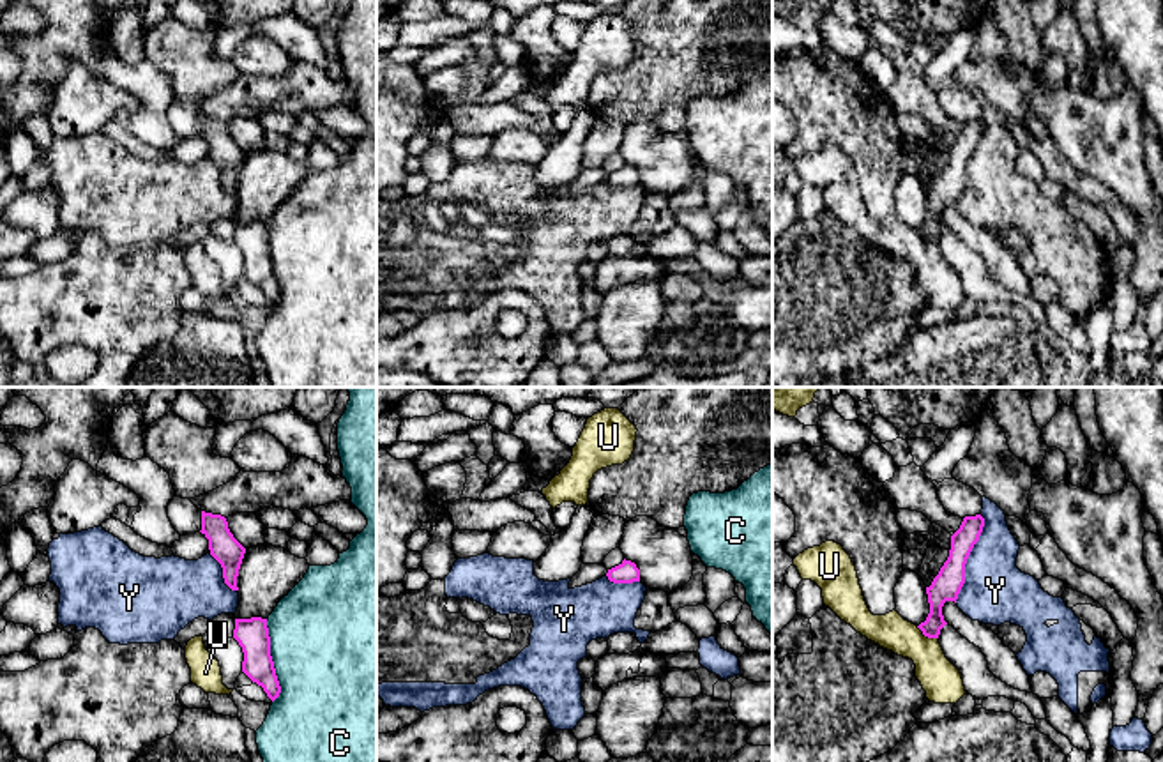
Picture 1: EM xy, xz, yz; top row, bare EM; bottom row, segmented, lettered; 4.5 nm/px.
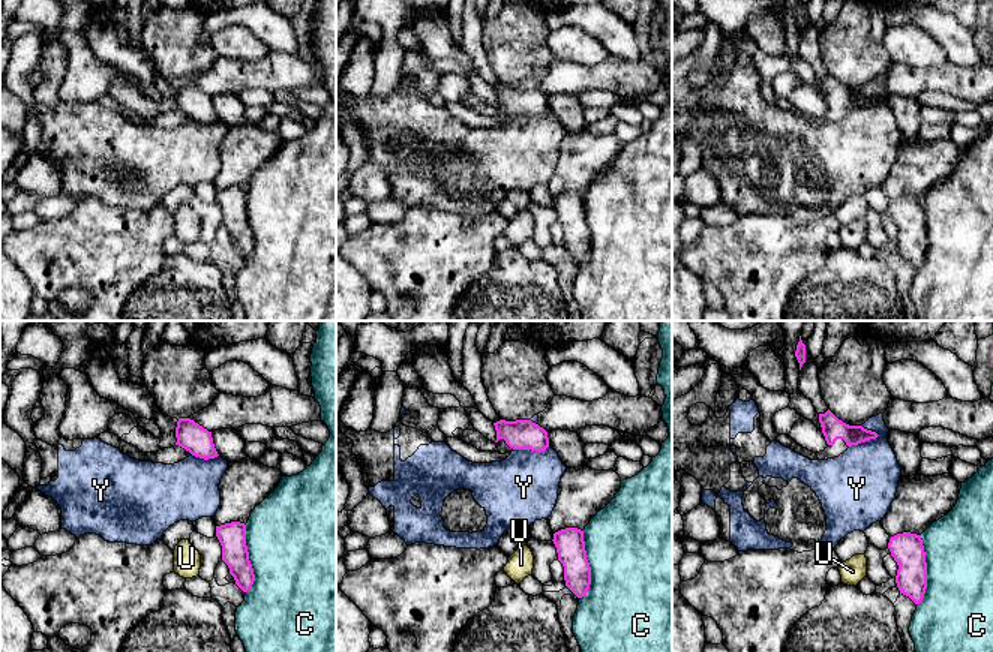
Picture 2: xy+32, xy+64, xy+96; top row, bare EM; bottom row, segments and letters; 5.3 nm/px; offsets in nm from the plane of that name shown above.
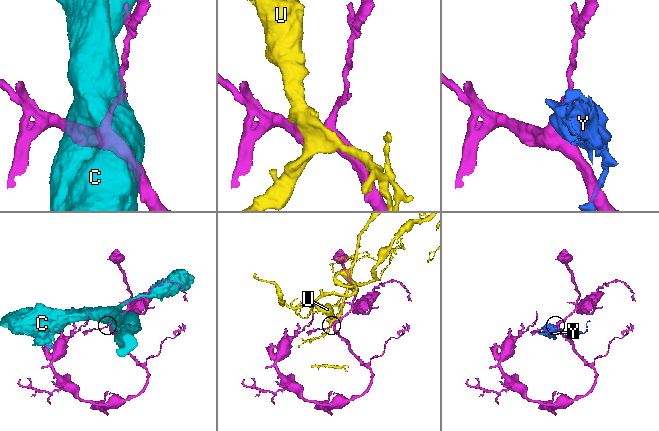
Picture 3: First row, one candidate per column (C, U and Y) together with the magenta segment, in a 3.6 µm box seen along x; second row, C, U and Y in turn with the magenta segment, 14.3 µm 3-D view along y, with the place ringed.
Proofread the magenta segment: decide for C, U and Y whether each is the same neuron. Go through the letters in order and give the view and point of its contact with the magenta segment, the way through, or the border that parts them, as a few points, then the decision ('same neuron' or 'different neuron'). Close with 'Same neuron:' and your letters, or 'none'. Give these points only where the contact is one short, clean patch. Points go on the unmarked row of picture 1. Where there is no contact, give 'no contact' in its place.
C: meets magenta in xy at (273, 266); different neuron
U: meets magenta in yz at (927, 239); different neuron
Y: meets magenta in yz at (967, 161); different neuron
Same neuron: none

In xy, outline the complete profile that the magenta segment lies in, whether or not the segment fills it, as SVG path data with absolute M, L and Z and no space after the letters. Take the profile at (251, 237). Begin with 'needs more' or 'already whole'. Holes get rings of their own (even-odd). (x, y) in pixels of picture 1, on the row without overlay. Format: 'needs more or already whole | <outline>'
already whole | M235 223L233 242L244 256L242 276L262 290L274 306L281 297L281 290L270 260L267 223Z

